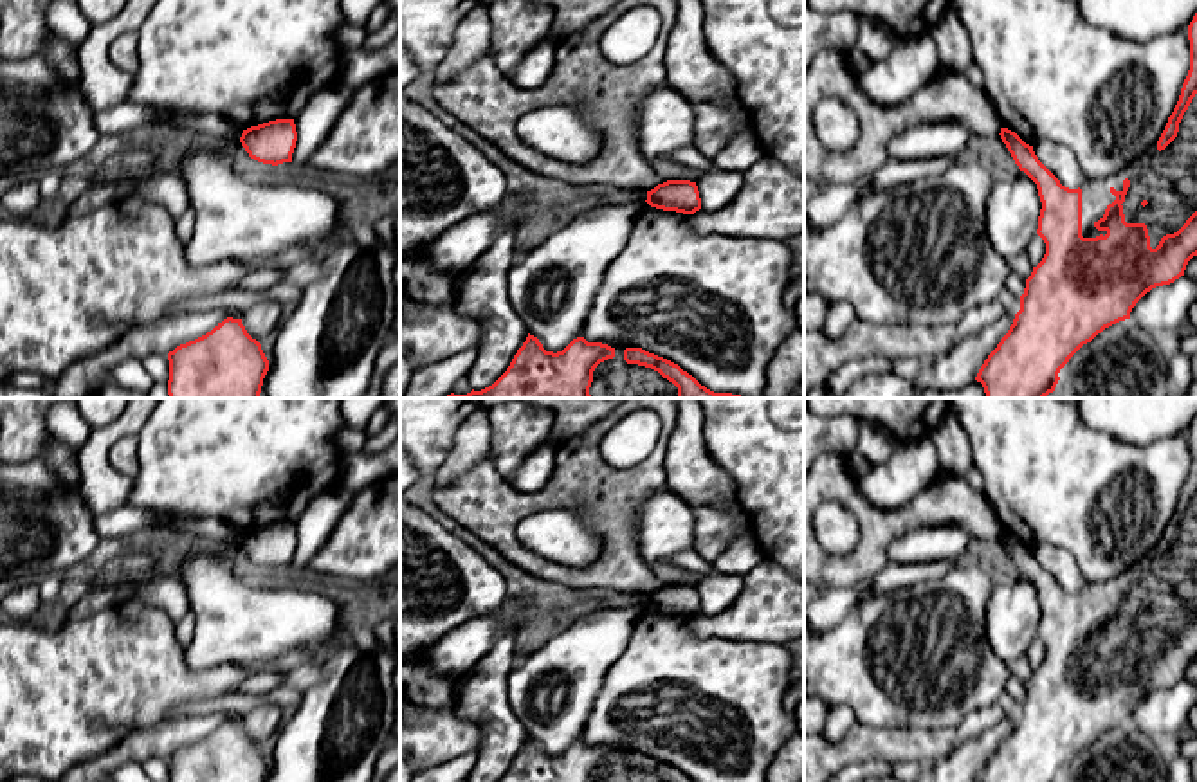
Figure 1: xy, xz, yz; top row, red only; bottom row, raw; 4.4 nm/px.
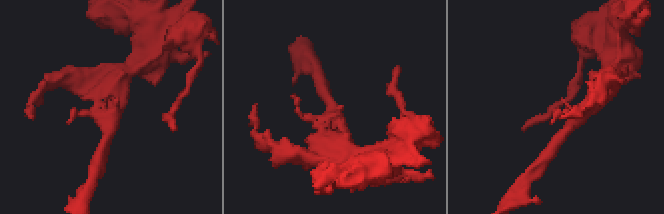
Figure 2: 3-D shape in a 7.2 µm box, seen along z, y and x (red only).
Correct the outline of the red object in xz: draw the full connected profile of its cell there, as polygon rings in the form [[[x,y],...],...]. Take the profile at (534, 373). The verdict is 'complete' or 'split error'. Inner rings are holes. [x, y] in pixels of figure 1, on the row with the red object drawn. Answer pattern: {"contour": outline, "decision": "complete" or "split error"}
{"contour": [[[530,335],[507,371],[489,387],[443,398],[593,398],[589,387],[595,368],[615,357],[615,348],[573,339],[562,351],[546,351]]], "decision": "complete"}

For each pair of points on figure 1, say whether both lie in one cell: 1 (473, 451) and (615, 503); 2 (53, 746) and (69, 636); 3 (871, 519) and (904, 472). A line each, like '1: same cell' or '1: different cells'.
1: different cells
2: same cell
3: different cells

